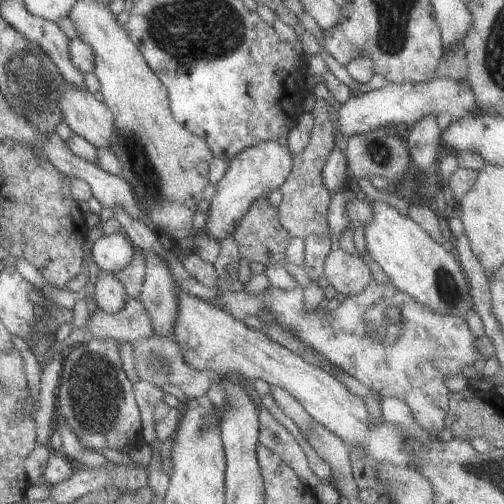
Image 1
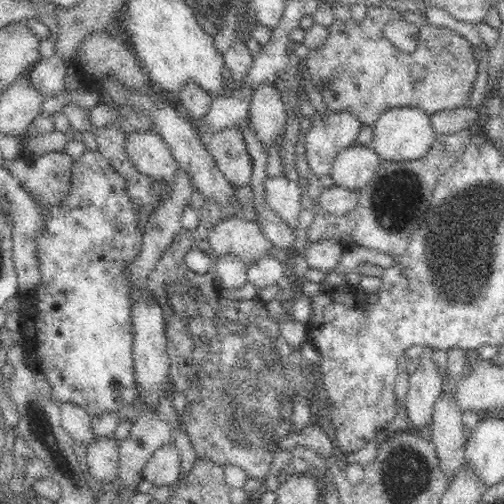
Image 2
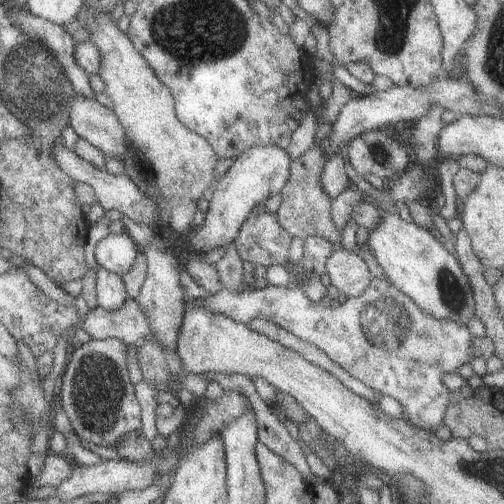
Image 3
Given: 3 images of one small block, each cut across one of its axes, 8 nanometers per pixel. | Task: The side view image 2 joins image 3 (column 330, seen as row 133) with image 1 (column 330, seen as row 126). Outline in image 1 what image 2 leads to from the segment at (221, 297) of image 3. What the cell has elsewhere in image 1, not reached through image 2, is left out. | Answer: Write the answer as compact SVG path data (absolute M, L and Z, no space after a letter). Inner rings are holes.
M371 280L357 296L347 296L335 310L325 312L319 312L317 308L311 312L305 310L301 286L295 286L293 290L279 290L269 286L267 290L263 290L263 294L219 290L217 298L209 302L219 310L231 314L237 322L243 322L245 316L257 316L257 312L269 310L273 324L279 324L283 332L287 330L305 346L317 350L327 358L331 366L341 368L359 384L367 386L371 392L377 392L381 398L403 400L413 420L425 432L429 432L431 440L437 438L437 434L443 430L445 414L449 410L451 392L447 392L443 380L457 376L463 366L473 366L473 362L485 360L475 348L477 338L473 338L473 334L467 330L465 318L439 316L437 312L417 304L409 294L403 294L393 284L381 284L377 280ZM379 300L387 300L401 312L401 334L391 346L383 346L367 336L359 318L371 304Z

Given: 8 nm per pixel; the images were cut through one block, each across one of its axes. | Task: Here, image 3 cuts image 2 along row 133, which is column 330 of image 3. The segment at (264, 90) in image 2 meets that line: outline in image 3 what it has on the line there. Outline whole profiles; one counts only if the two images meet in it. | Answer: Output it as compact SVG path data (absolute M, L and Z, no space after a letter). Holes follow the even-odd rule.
M335 248L333 254L325 260L325 274L345 298L361 296L373 280L365 260L359 254L347 252L343 248Z

